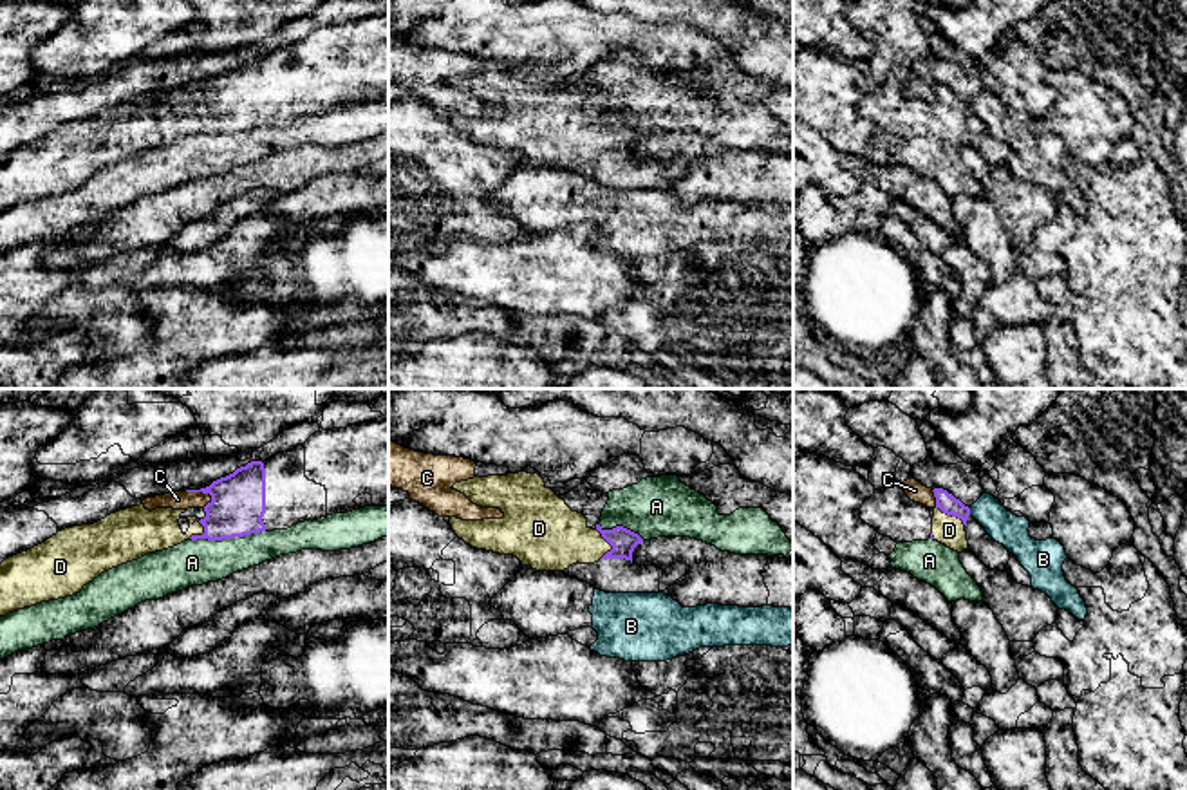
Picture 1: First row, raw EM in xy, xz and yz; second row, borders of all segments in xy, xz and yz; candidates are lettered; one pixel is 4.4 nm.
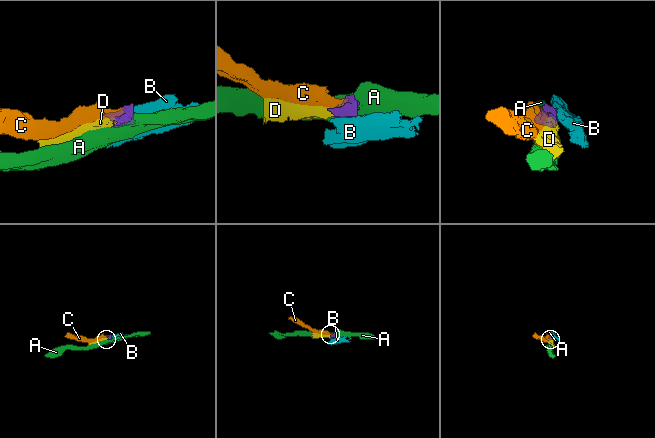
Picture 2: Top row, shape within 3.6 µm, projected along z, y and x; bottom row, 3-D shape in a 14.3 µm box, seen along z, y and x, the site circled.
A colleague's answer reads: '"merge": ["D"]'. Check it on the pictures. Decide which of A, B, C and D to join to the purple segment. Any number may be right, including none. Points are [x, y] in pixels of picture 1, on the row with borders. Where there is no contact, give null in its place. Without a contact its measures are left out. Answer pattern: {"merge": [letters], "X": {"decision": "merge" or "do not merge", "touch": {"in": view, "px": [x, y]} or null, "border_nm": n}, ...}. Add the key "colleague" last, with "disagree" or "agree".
{"merge": ["D"], "A": {"decision": "do not merge", "touch": {"in": "xy", "px": [226, 537]}, "border_nm": 340}, "B": {"decision": "do not merge", "touch": {"in": "yz", "px": [969, 510]}, "border_nm": 40}, "C": {"decision": "do not merge", "touch": {"in": "xy", "px": [201, 490]}, "border_nm": 130}, "D": {"decision": "merge", "touch": {"in": "xy", "px": [203, 534]}, "border_nm": 110}, "colleague": "agree"}

